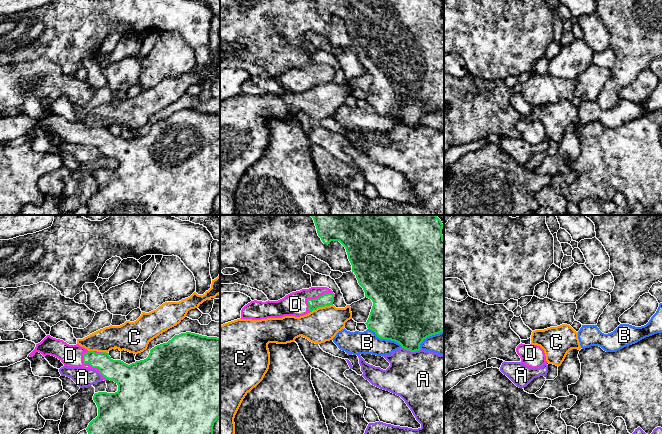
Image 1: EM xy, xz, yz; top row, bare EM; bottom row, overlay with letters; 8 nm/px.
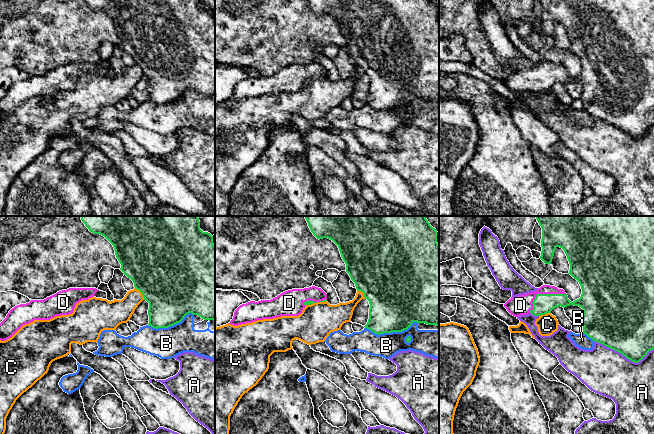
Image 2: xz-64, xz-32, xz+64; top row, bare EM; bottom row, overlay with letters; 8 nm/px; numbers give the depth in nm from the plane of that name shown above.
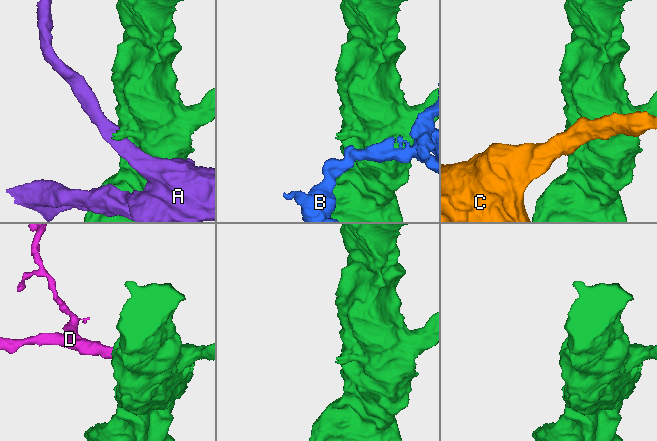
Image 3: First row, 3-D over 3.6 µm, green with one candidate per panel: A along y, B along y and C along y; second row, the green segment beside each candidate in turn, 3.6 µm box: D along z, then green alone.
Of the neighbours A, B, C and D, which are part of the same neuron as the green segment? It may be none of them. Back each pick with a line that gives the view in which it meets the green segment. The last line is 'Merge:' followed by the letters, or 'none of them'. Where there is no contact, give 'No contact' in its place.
D: Touches green in xy
Merge: D

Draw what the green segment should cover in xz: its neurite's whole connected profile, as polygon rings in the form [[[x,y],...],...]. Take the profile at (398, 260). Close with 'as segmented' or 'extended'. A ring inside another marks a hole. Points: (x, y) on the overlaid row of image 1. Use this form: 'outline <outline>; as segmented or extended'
outline [[[310,215],[315,223],[318,236],[324,244],[339,241],[346,249],[348,259],[352,265],[352,272],[356,275],[359,285],[365,292],[365,297],[373,302],[367,322],[367,328],[374,331],[380,339],[399,343],[402,348],[411,352],[419,351],[420,344],[429,336],[444,331],[444,239],[443,224],[436,215]]]; as segmented

